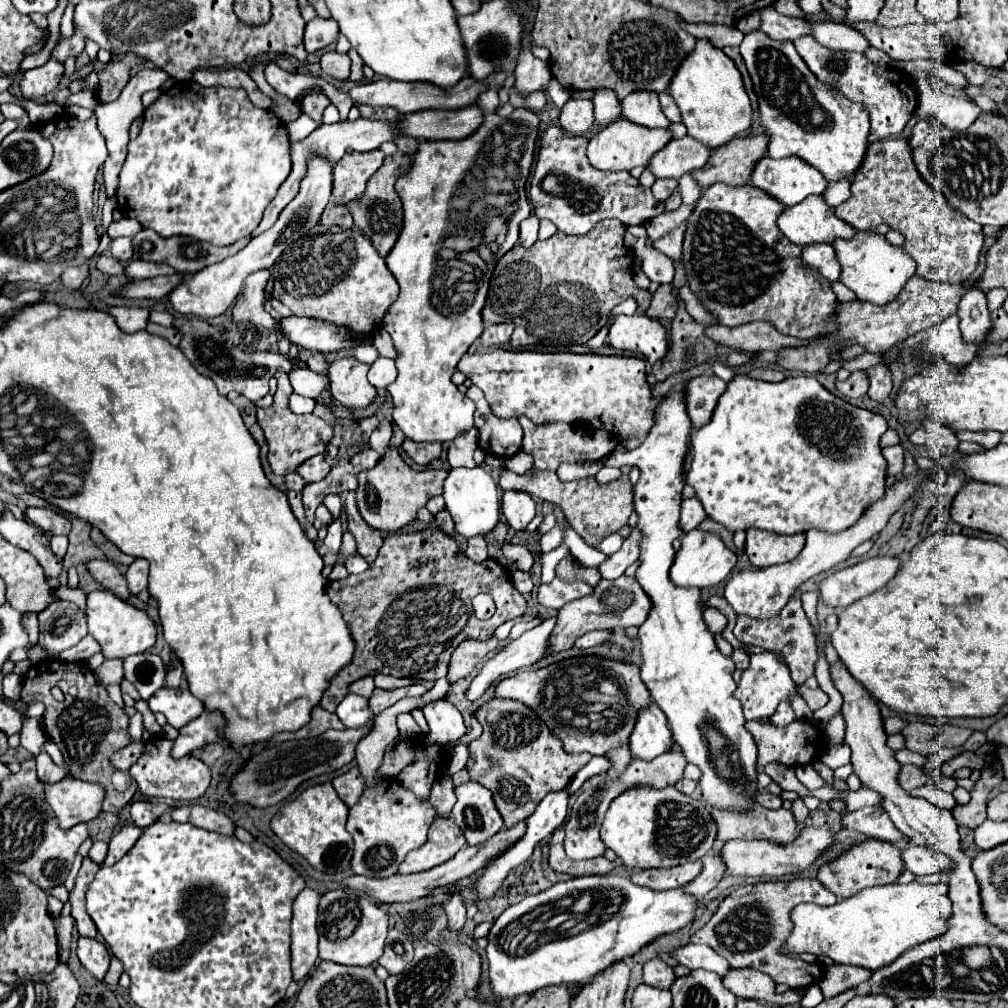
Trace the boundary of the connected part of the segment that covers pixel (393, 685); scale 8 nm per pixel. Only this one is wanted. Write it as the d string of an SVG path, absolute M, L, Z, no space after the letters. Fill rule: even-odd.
M381 673L375 675L375 687L377 687L377 689L399 689L399 687L416 683L422 684L427 687L428 690L434 686L434 682L431 681L413 678L397 679L397 677L387 677L387 675Z

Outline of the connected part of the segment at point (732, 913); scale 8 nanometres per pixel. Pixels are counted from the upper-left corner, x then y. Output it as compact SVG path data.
M795 879L795 881L777 881L777 883L757 883L735 889L709 919L709 923L691 935L691 943L705 943L723 955L731 967L743 969L753 967L761 973L767 973L775 983L787 983L791 989L803 989L813 983L819 983L823 969L817 963L805 963L801 959L791 959L781 955L779 949L791 931L791 909L799 903L817 903L833 905L837 897L827 891L817 879Z

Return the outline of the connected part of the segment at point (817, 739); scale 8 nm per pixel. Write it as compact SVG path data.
M795 719L793 723L783 725L783 727L775 727L771 723L767 723L767 721L747 721L745 727L753 735L755 745L759 749L759 753L757 753L757 769L763 769L769 763L783 763L787 767L807 765L807 763L813 763L815 759L819 759L827 749L827 741L825 741L823 731L819 731L811 721Z

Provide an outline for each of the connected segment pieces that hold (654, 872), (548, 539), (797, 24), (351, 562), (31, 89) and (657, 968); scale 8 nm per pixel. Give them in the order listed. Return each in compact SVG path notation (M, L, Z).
M693 861L687 865L677 865L671 869L647 869L647 871L637 871L631 881L639 887L649 887L655 891L661 889L677 889L687 883L691 883L699 873L703 865L701 861Z
M555 525L549 533L545 533L545 535L541 537L541 551L547 553L547 551L559 547L561 543L563 543L563 527Z
M765 7L763 9L763 21L761 21L761 29L771 37L771 39L779 39L779 41L795 41L803 35L811 35L811 27L805 19L797 19L797 17L785 17L781 13L777 13L773 7Z
M359 553L343 557L343 563L345 563L345 567L347 567L349 573L363 573L369 567L369 563Z
M49 59L43 67L37 67L37 69L23 73L23 79L21 79L23 97L37 99L37 97L49 95L59 85L63 73L65 73L63 63L55 63L53 59Z
M651 959L643 967L643 983L657 987L657 989L671 989L671 983L675 981L675 971L661 959Z

